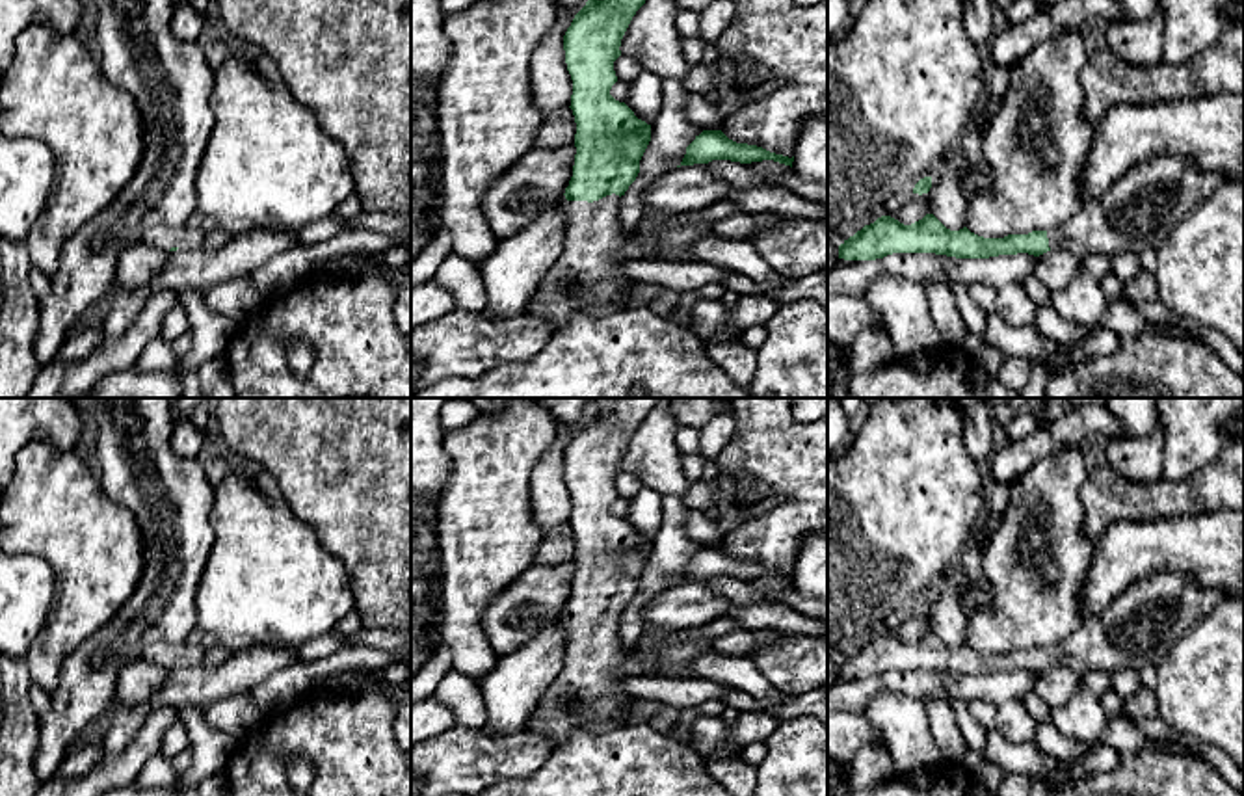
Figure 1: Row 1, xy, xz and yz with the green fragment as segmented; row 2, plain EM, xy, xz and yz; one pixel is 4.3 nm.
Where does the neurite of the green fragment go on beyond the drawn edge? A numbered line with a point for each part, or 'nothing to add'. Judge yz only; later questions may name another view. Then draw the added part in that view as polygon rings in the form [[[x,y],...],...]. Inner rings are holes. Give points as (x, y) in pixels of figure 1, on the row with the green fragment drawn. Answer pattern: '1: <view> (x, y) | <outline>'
1: yz (1138, 211) | [[[1160,154],[1125,171],[1099,199],[1086,203],[1073,218],[1047,231],[1049,247],[1079,259],[1093,253],[1118,255],[1157,249],[1175,225],[1225,184],[1222,173],[1201,171],[1192,158]]]

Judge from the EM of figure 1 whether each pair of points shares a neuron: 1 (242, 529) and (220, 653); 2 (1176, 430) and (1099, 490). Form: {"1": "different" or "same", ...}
{"1": "different", "2": "different"}

